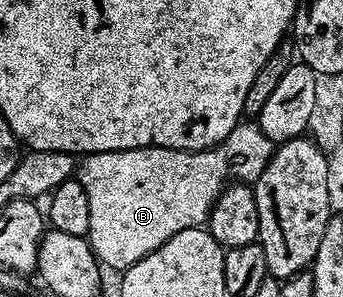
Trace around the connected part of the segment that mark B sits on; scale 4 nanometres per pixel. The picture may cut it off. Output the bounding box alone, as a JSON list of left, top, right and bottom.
[77,123,273,271]

